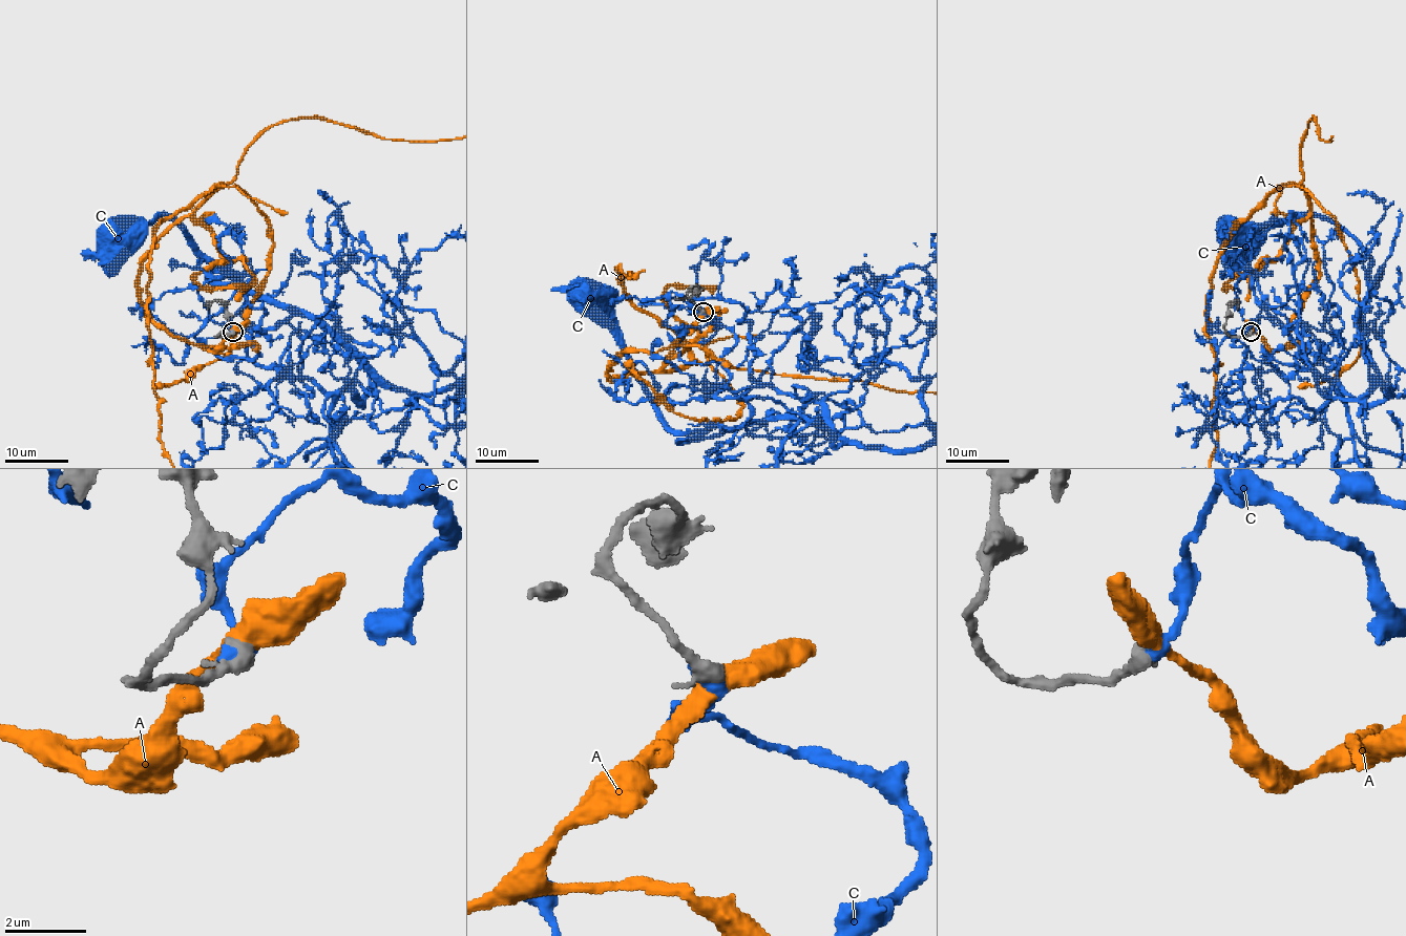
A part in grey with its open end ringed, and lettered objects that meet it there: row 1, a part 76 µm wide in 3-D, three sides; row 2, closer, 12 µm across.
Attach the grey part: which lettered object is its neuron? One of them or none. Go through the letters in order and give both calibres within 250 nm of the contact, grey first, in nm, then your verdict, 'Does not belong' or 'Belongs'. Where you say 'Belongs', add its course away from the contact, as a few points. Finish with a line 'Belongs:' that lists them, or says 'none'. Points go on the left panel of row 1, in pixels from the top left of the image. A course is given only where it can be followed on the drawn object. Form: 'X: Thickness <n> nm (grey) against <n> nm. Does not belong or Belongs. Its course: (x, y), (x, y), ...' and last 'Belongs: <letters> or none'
A: Thickness 460 nm (grey) against 500 nm. Does not belong
C: Thickness 480 nm (grey) against 360 nm. Belongs. Its course: (233, 333), (247, 304), (264, 309), (247, 360), (327, 391), (379, 348), (249, 295), (166, 215), (117, 226)
Belongs: C

